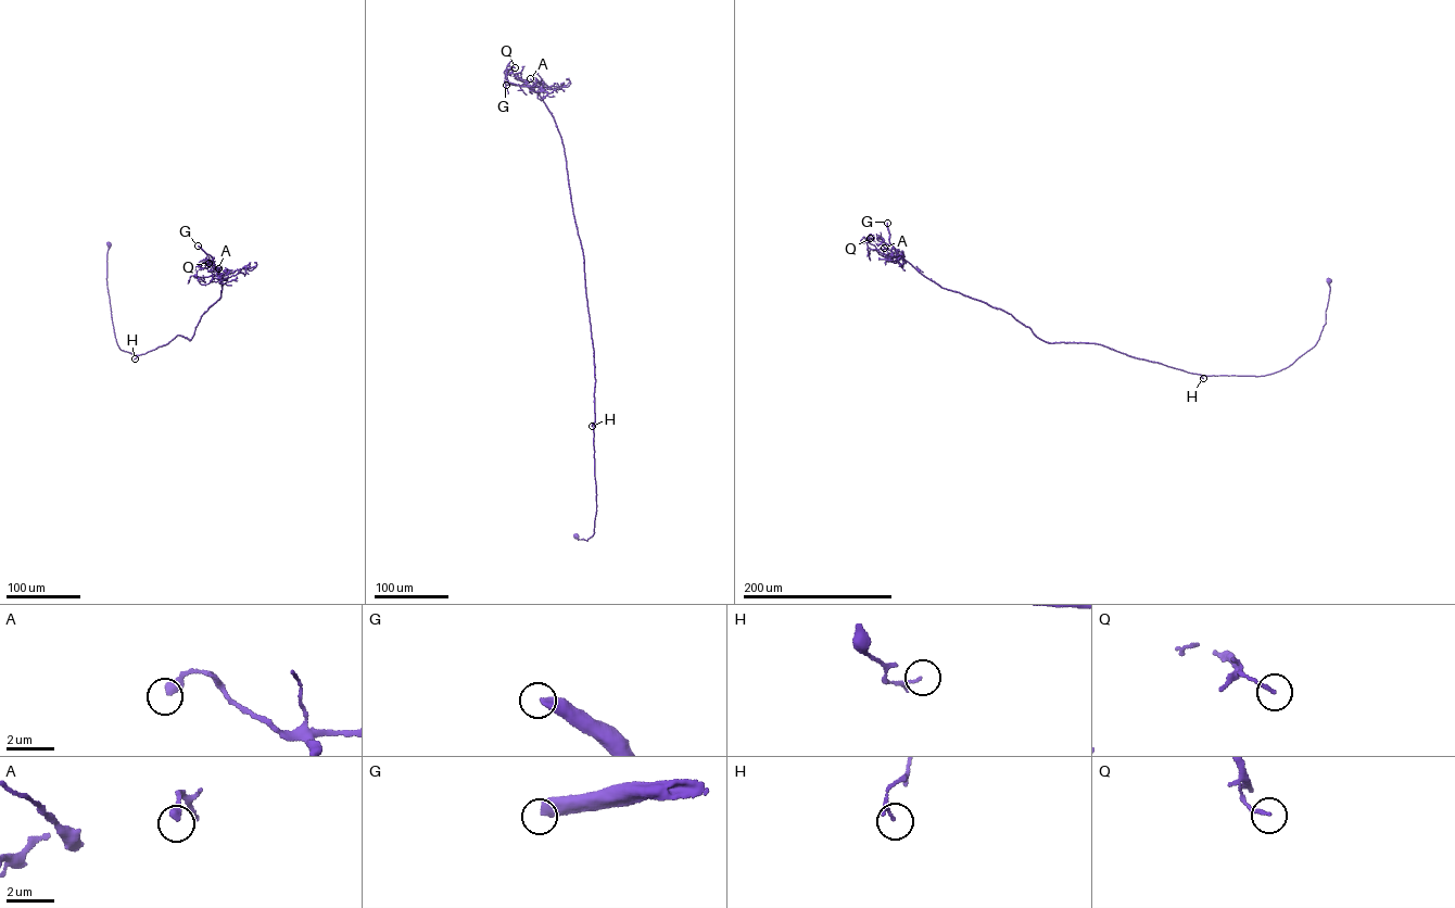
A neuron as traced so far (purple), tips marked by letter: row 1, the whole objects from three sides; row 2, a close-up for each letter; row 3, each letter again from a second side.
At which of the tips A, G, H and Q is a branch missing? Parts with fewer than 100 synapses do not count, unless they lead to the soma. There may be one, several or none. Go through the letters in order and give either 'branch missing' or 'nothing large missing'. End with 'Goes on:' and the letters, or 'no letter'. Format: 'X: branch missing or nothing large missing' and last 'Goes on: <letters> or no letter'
A: nothing large missing
G: branch missing
H: nothing large missing
Q: nothing large missing
Goes on: G

